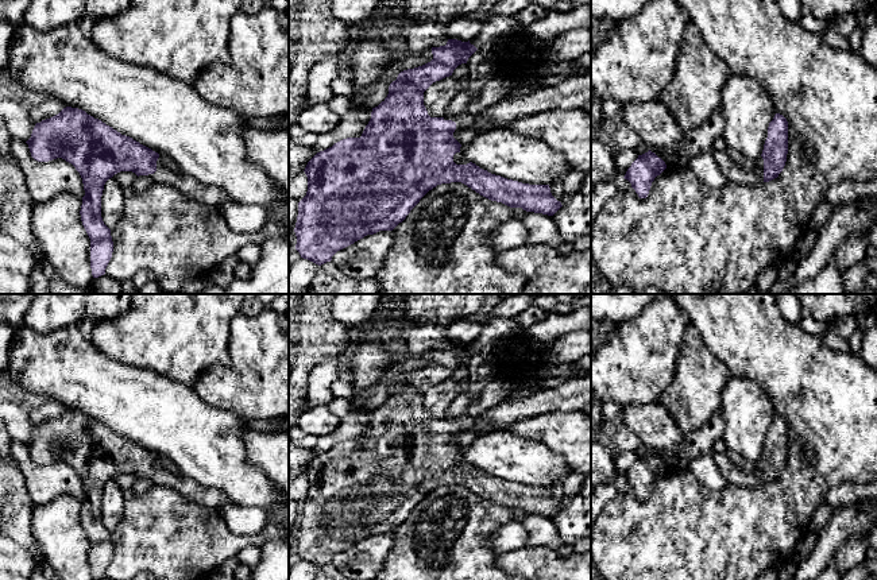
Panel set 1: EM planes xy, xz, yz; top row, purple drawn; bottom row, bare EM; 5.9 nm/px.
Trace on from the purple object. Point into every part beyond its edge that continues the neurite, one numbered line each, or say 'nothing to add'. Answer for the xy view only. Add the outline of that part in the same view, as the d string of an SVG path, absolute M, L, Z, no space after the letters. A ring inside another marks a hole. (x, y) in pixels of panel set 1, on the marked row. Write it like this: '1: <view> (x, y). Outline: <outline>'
1: xy (192, 188). Outline: M161 158L157 161L157 171L147 177L152 178L155 183L173 186L190 200L213 208L220 208L229 200L227 193L221 189L204 185L183 173L174 173Z

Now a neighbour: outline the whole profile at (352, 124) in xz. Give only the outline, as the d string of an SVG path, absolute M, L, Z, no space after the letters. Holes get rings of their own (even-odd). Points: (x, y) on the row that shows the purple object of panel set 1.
M367 107L351 108L341 116L337 127L332 132L317 135L317 142L313 148L320 152L343 139L360 138L371 119L371 112L372 109Z

